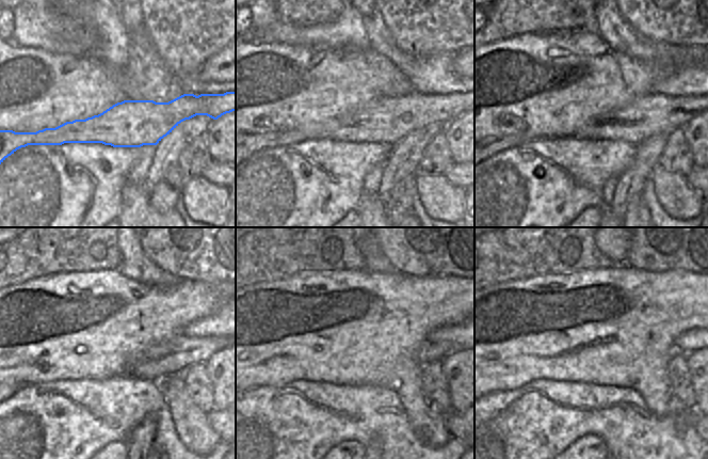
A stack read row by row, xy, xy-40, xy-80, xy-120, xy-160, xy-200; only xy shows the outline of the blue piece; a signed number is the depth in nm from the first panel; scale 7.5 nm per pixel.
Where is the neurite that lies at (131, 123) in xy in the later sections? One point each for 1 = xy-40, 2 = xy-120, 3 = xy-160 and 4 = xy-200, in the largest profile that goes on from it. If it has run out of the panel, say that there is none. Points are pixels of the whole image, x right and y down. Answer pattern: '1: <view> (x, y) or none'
1: xy-40 (387, 121)
2: xy-120 (159, 363)
3: xy-160 (430, 351)
4: xy-200 (676, 351)

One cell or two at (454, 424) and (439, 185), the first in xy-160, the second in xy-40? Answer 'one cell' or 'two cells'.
two cells

